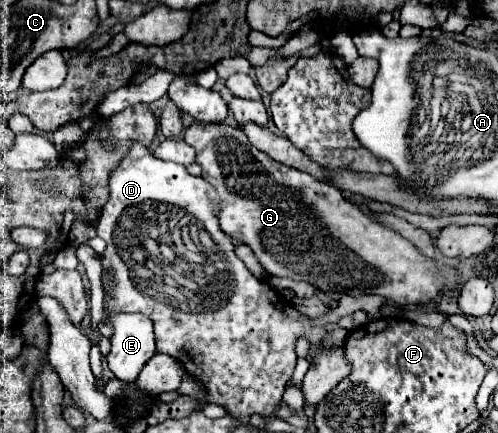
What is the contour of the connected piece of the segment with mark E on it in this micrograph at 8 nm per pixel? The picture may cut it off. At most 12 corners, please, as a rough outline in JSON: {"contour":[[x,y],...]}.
{"contour":[[107,312],[111,372],[135,382],[157,352],[153,322],[141,312]]}

